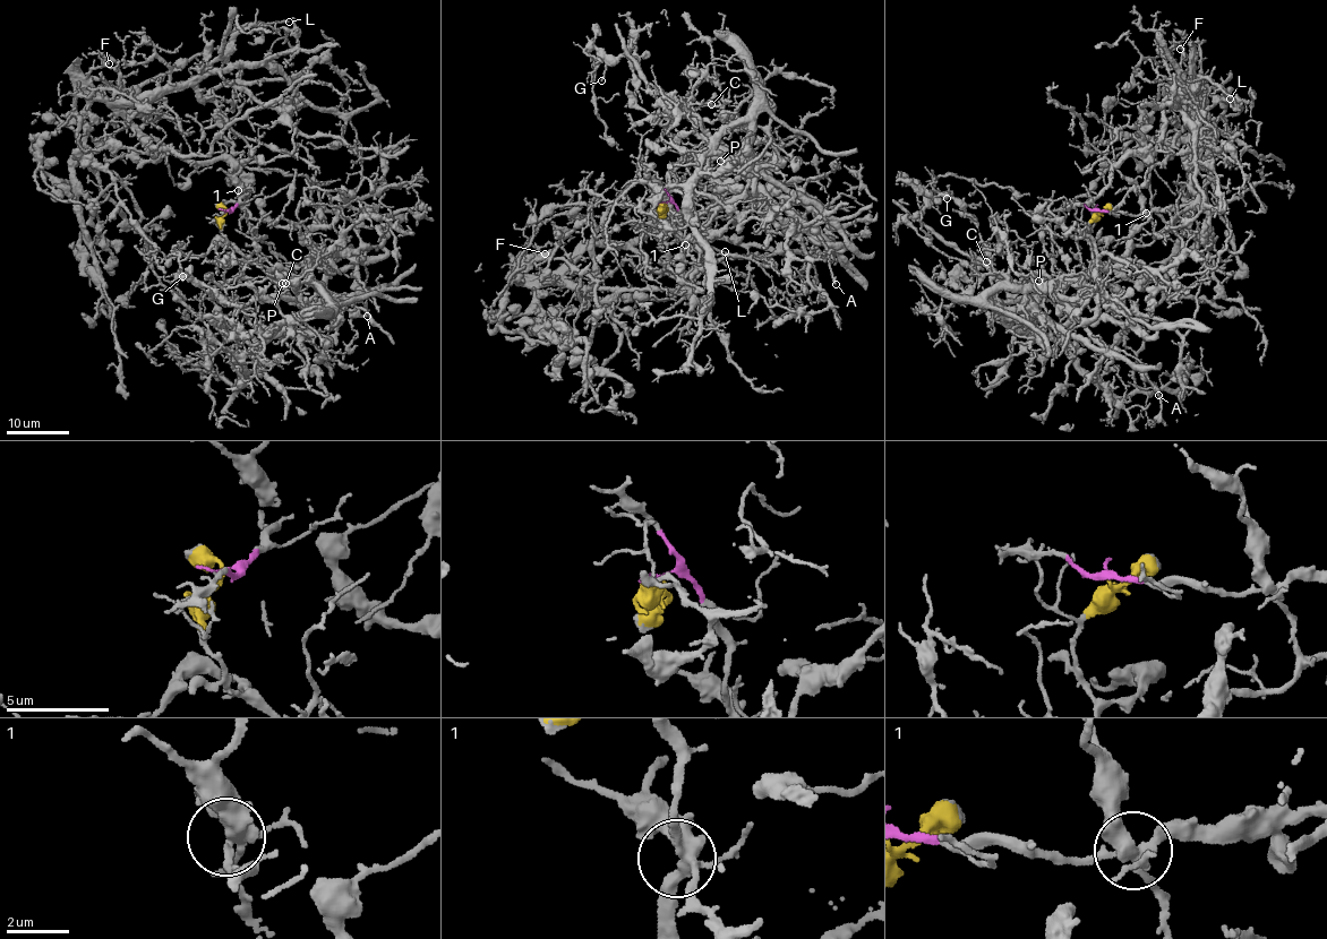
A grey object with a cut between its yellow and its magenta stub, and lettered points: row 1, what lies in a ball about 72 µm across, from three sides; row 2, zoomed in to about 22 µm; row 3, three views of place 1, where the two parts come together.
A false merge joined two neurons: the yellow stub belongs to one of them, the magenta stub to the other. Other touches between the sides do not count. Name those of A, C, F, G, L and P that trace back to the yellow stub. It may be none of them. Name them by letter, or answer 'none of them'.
A, C, G, P

